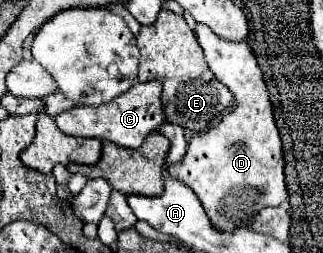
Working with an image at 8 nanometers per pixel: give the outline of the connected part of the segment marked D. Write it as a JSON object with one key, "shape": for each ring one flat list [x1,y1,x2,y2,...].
{"shape":[[195,27,195,35,205,49,211,71,231,89,235,101,231,113,225,115,217,127,191,137,183,161,171,165,169,173,197,193,205,213,217,229,233,231,235,227,251,225,259,209,279,207,287,201,283,143,273,117,269,91,251,47,247,43,225,41,209,27]]}

